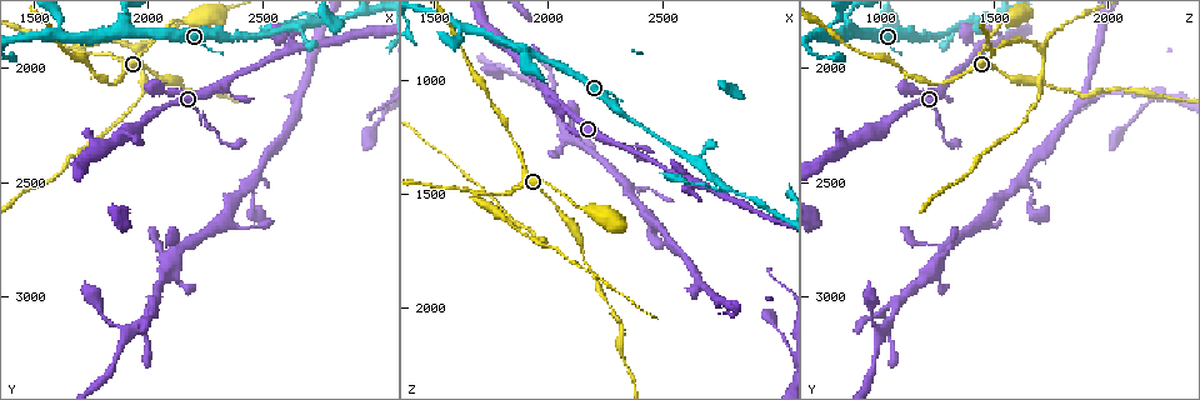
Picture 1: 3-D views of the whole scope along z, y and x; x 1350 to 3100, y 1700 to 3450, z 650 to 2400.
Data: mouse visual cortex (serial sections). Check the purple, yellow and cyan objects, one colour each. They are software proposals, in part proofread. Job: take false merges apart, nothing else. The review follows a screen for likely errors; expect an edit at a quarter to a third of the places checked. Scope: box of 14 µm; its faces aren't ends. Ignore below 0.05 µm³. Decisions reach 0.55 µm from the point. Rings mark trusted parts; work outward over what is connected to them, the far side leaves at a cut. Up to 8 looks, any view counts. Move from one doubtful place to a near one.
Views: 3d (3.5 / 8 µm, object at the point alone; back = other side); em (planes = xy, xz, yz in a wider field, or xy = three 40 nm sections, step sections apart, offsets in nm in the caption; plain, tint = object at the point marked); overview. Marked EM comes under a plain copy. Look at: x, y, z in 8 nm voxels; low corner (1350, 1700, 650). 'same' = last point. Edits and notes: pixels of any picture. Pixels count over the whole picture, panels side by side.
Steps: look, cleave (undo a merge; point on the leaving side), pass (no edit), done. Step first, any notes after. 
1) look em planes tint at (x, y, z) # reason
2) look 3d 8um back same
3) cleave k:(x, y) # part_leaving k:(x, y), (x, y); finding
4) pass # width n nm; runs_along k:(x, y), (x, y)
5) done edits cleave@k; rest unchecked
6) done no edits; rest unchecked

look 3d 3.5um at (1930, 1830, 890) # a fork

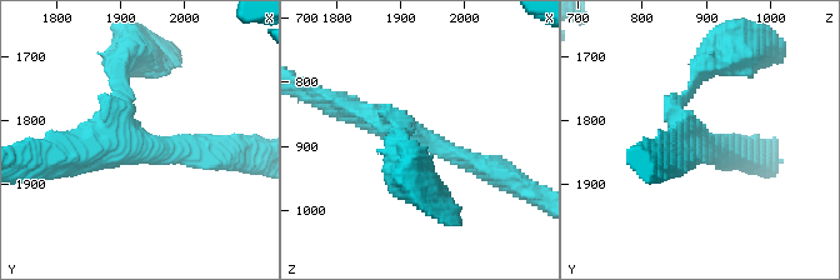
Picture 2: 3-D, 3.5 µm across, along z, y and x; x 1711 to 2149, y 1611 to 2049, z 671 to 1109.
look em xy step 1 tint at (1925, 1830, 880) # arms 3; arm_widths 150, 250, 300 nm; need the tissue

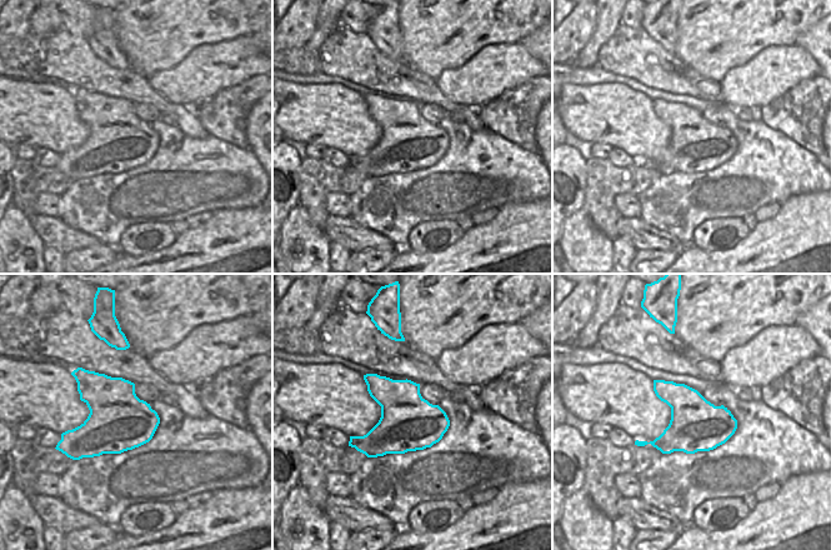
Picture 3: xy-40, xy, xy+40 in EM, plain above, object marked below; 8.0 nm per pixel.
pass # continuous, no second cell

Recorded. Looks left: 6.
look 3d 3.5um at (1650, 1940, 950)

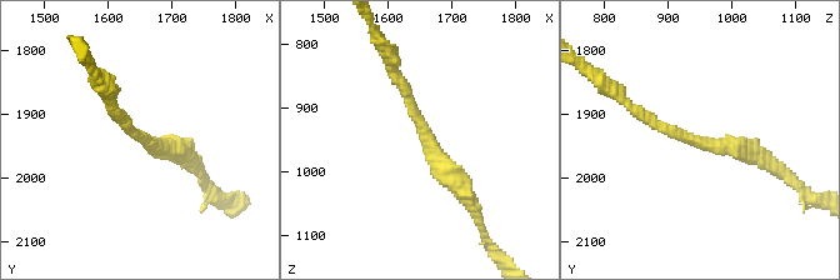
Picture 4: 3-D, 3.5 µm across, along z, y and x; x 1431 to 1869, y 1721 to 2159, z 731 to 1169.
look em xy step 3 tint at (1655, 1935, 940) # now the EM

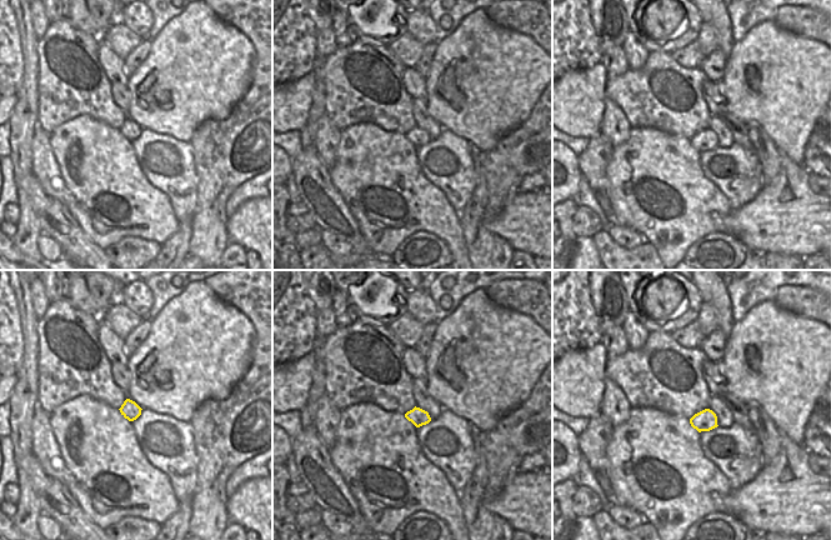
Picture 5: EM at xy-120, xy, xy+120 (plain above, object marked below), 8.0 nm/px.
pass # arm_widths 150, 250 nm; runs_along 4:(468, 199), (436, 158), (395, 70); all the same cell

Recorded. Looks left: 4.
look 3d 3.5um at (1890, 2290, 940) # sharp bend

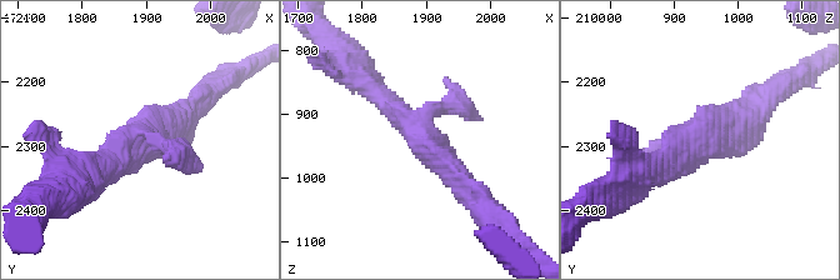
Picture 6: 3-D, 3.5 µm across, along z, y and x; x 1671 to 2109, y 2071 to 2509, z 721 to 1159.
look em xy step 2 tint at (1895, 2295, 935)

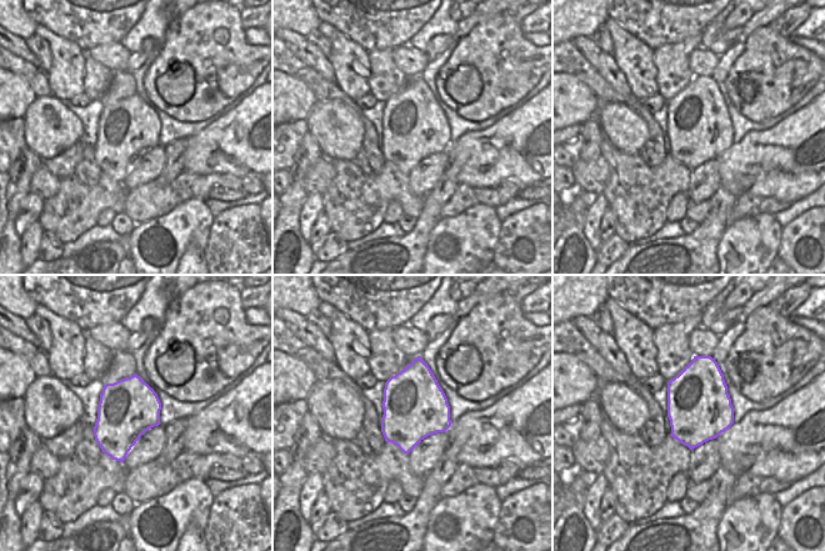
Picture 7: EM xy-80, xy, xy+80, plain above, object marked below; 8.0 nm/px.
pass # runs_along 6:(471, 195), (403, 115), (368, 84); one cell here

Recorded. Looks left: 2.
done no edits; rest unchecked

